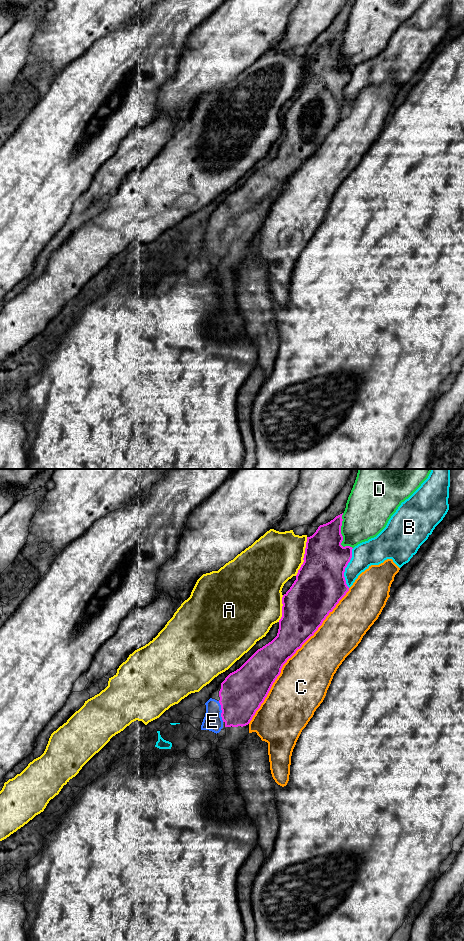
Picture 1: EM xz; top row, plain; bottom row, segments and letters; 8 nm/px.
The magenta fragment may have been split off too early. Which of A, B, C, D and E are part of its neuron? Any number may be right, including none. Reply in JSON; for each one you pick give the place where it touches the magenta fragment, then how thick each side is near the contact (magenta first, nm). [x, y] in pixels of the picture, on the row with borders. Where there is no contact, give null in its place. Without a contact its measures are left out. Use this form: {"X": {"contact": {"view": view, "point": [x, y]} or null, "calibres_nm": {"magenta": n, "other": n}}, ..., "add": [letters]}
{"E": {"contact": {"view": "xz", "point": [222, 711]}, "calibres_nm": {"magenta": 360, "other": 150}}, "add": ["E"]}

